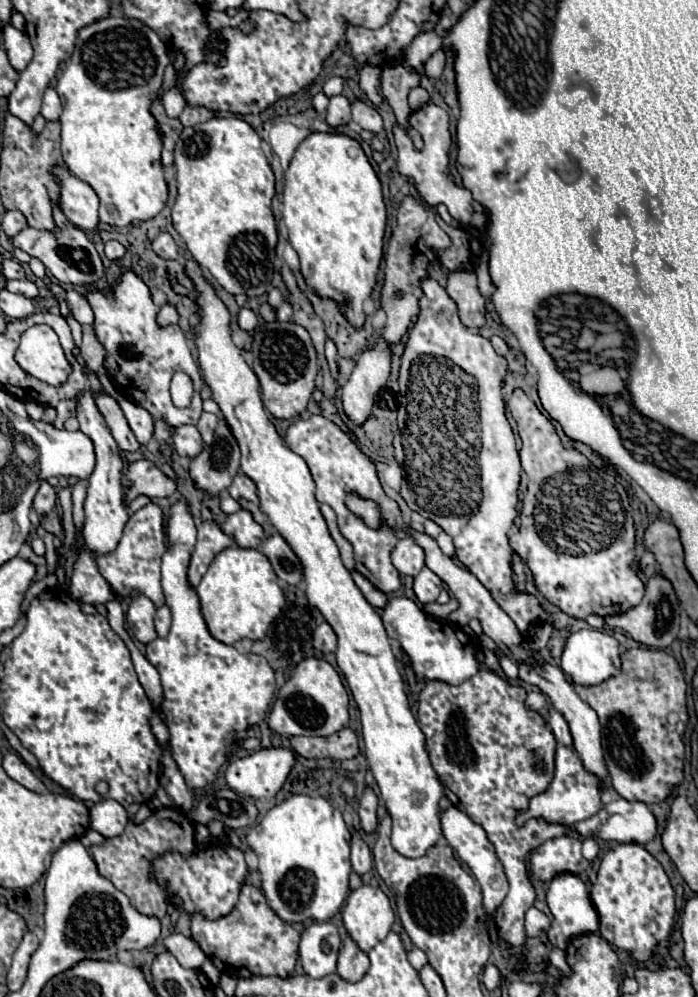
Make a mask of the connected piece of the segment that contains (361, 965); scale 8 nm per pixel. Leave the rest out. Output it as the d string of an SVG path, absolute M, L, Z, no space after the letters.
M347 935L337 961L337 973L347 981L359 981L369 967L369 957L357 947L357 943Z

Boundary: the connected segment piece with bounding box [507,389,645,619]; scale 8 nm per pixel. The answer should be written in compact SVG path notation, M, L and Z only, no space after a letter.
M521 389L513 391L507 405L513 419L517 421L519 437L523 441L519 451L521 467L529 477L527 495L523 497L523 507L519 515L521 525L515 541L511 541L511 549L531 569L537 591L549 603L557 605L563 613L575 619L585 619L591 613L601 617L619 615L639 605L645 593L645 585L633 567L635 525L627 491L613 475L593 467L593 463L583 453L563 447L551 419L545 417L545 413Z

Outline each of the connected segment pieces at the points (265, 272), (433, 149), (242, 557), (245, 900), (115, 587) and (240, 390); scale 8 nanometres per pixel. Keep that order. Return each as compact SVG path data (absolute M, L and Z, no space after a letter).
M213 117L183 129L175 145L175 167L179 193L173 205L173 227L185 241L187 251L227 293L245 293L247 297L265 295L273 279L277 225L271 213L271 197L275 193L273 171L261 149L261 137L243 119Z
M429 103L425 107L421 107L419 111L413 111L409 115L409 123L419 129L421 137L423 137L423 151L415 151L411 139L405 135L405 131L397 125L395 127L395 143L397 143L397 169L399 173L403 175L409 175L415 179L417 183L417 191L423 199L425 205L437 205L437 203L445 203L449 215L457 221L461 221L463 225L467 227L473 227L473 229L479 229L479 231L485 231L487 223L489 223L489 215L487 215L487 209L475 199L471 197L471 191L467 191L465 187L459 187L455 181L453 181L453 175L449 173L449 151L451 151L451 131L449 131L449 115L445 109L437 107L435 103Z
M237 545L217 553L197 585L197 595L211 635L227 645L245 637L253 641L263 639L285 603L285 595L277 585L277 575L273 573L269 559L257 549L243 549Z
M243 883L239 901L231 913L211 921L201 913L193 913L191 937L199 943L203 953L227 975L289 975L297 963L299 933L293 925L283 923L267 905L261 889Z
M147 503L145 507L141 507L139 511L135 511L125 529L123 529L123 537L119 539L115 551L107 553L107 555L97 555L97 567L99 573L103 575L103 579L109 583L111 591L119 597L129 597L131 591L137 595L145 595L153 601L153 605L159 609L165 605L165 597L161 591L161 557L165 553L167 545L165 545L165 519L163 519L163 511L159 505L155 503Z
M187 257L187 267L191 267L191 275L195 275L195 279L199 279L199 287L203 287L203 315L195 339L203 379L211 387L213 399L219 403L223 417L227 419L227 425L241 447L241 471L255 481L261 509L303 563L307 585L305 593L309 603L323 613L327 623L337 633L337 665L359 705L365 757L393 821L391 843L395 851L405 857L423 857L425 851L443 835L439 821L439 799L443 797L443 785L431 767L429 753L425 749L425 735L409 709L405 685L399 675L389 637L379 613L363 597L341 563L339 549L335 547L335 541L331 539L319 511L319 503L313 493L315 483L307 463L303 457L285 447L283 439L269 421L267 411L263 409L257 385L259 381L245 363L241 349L237 349L231 341L229 311L223 307L223 301L215 295L213 287L205 281L199 265L191 257Z

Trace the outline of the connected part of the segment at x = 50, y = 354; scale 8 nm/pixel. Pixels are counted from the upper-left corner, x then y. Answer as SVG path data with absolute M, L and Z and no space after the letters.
M35 325L21 335L15 359L29 375L51 385L65 383L71 373L71 365L63 355L59 339L47 325Z

